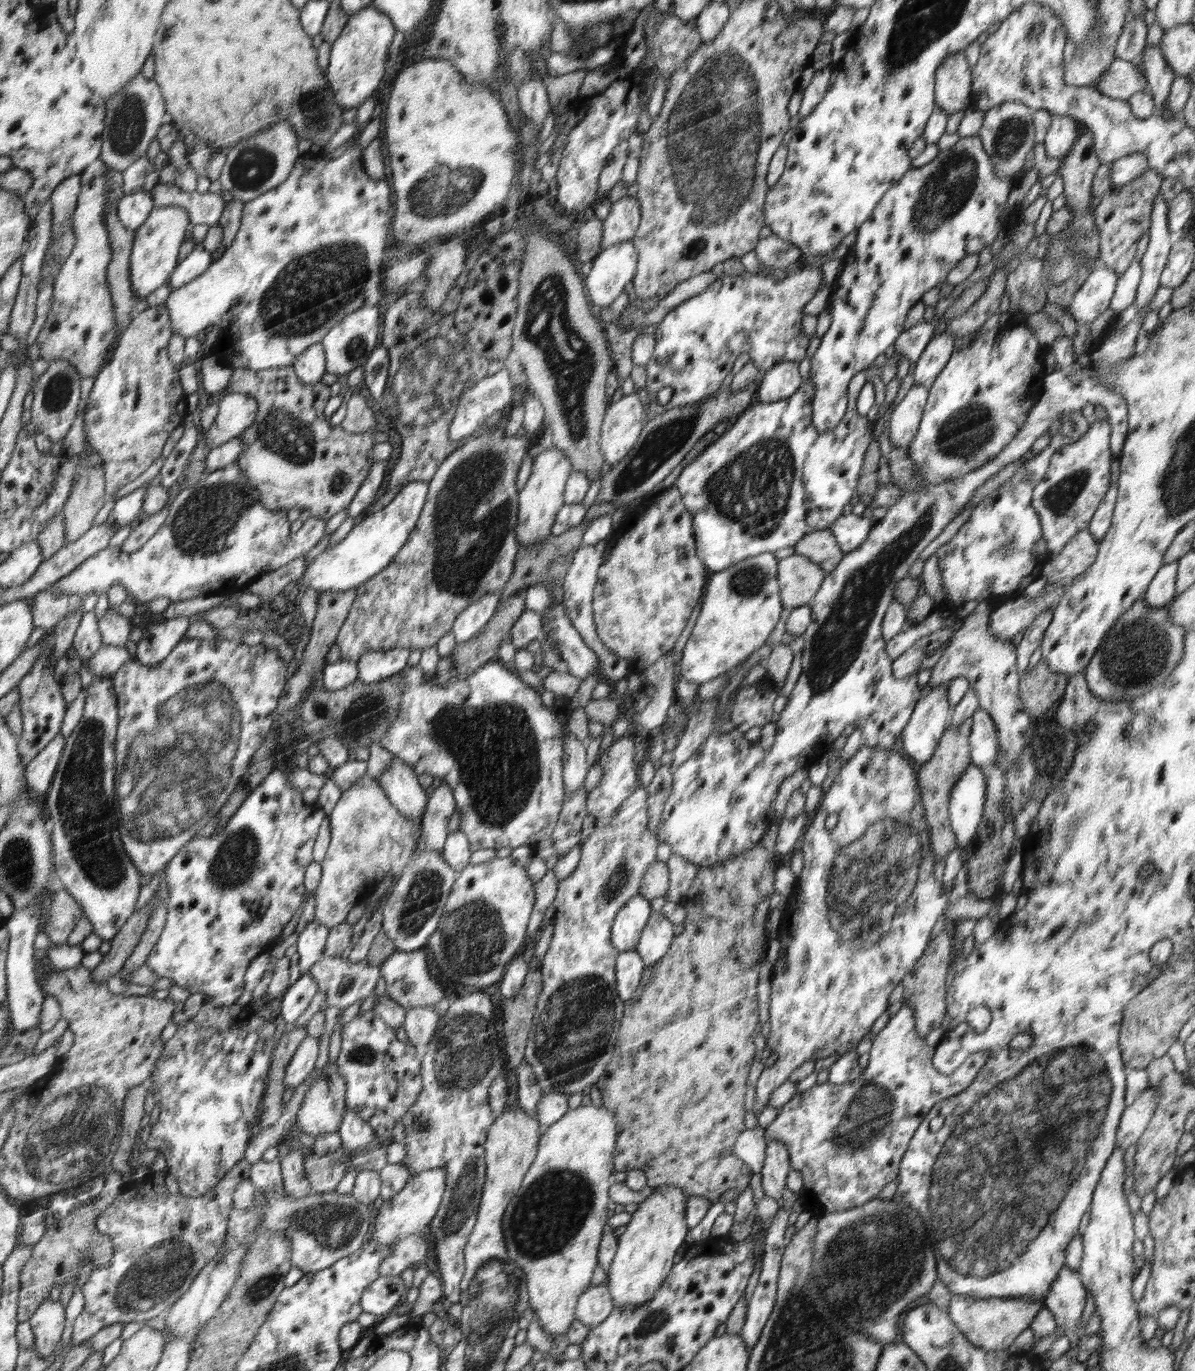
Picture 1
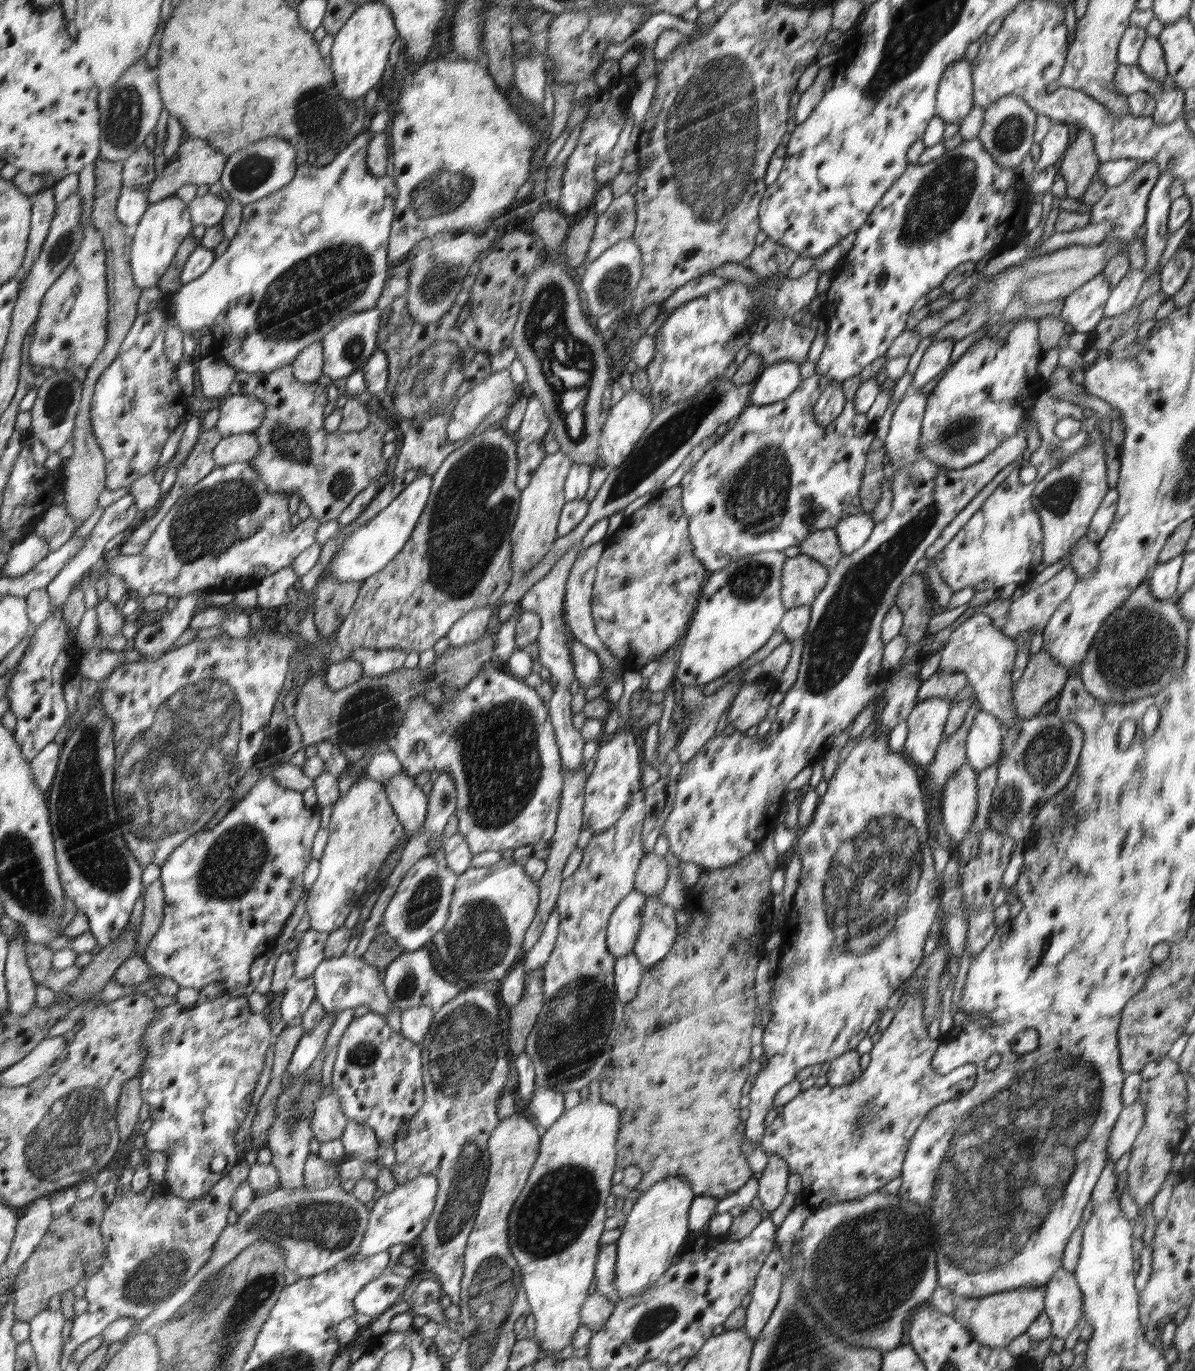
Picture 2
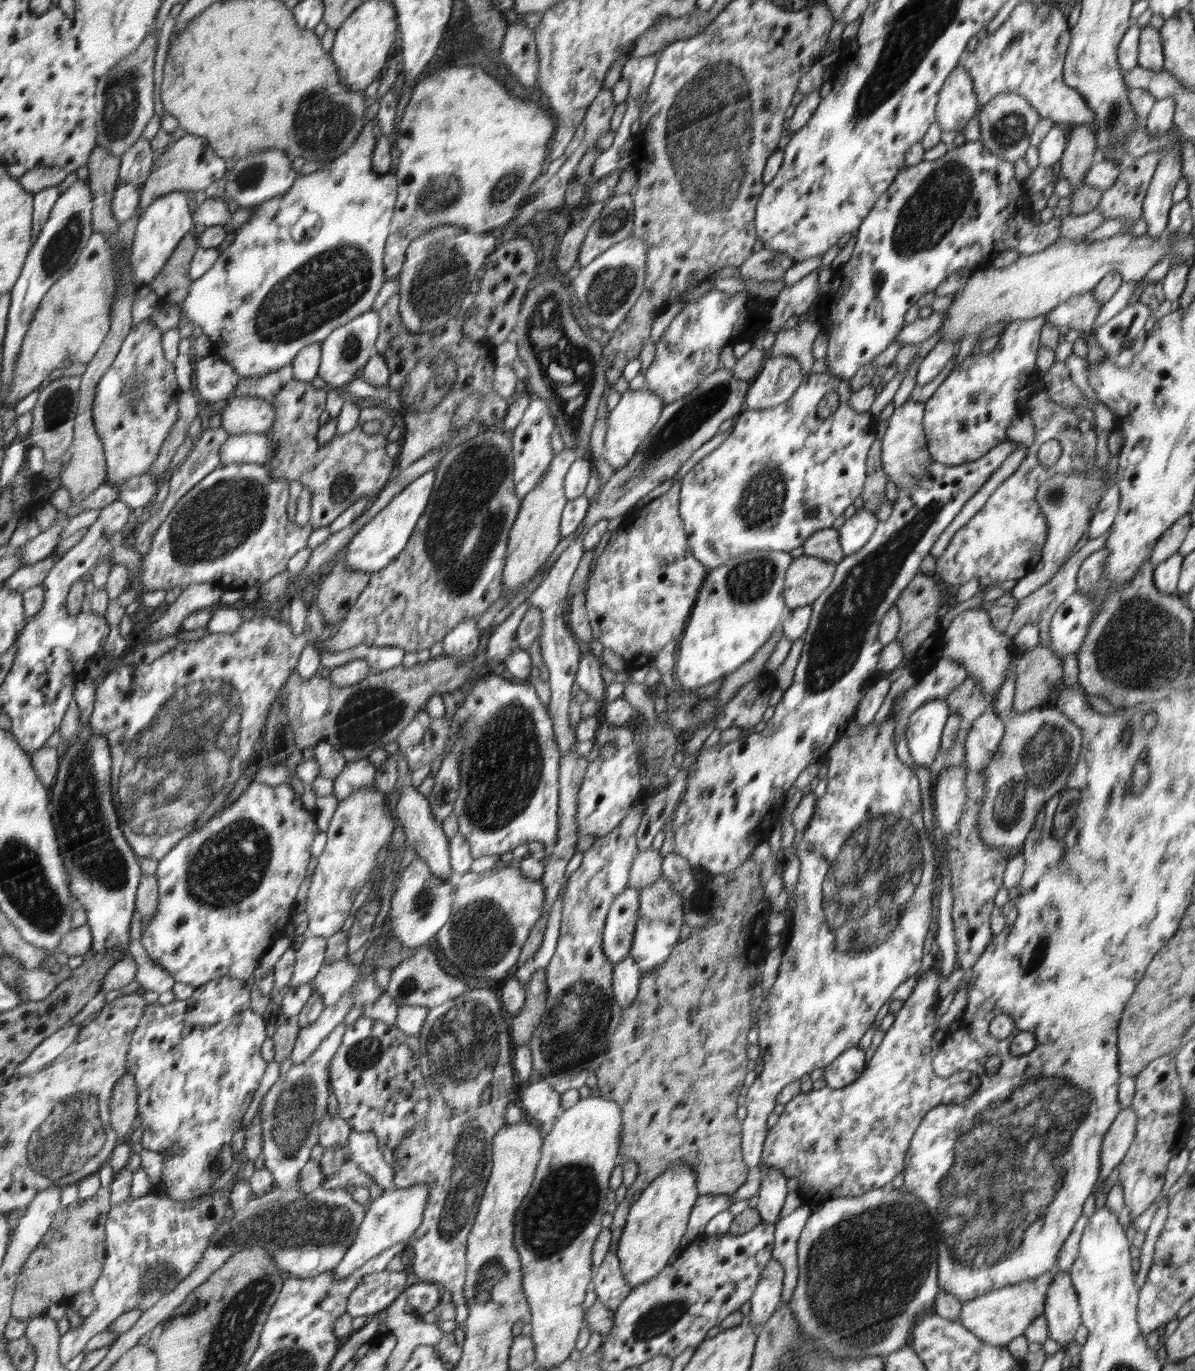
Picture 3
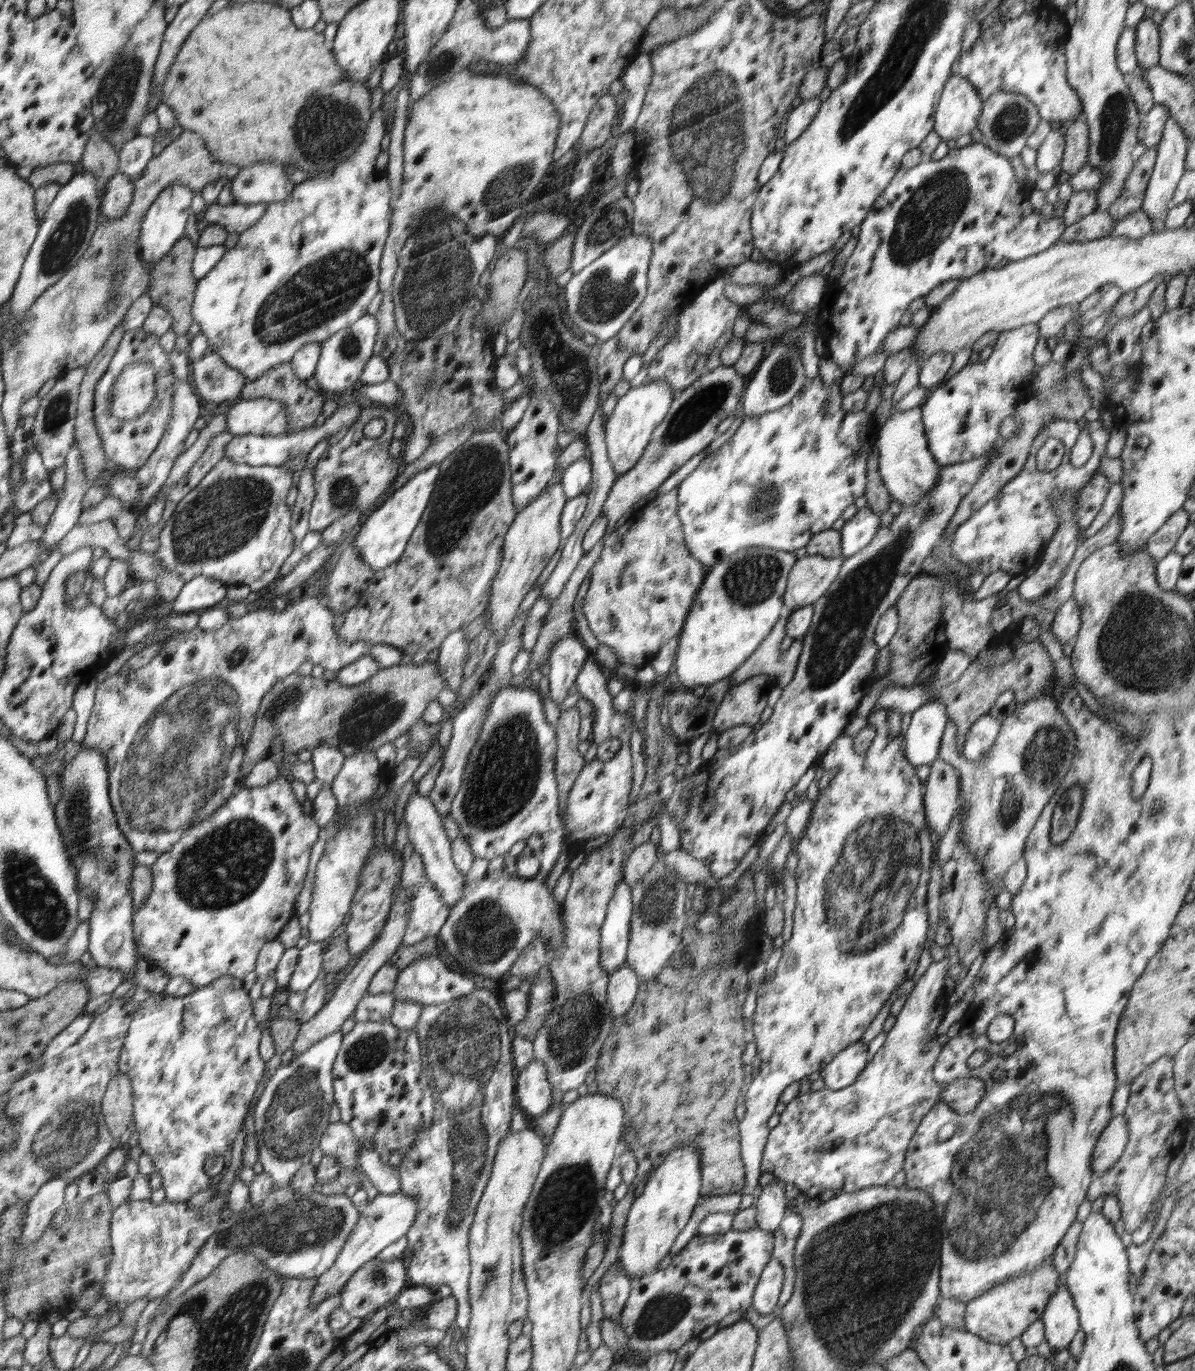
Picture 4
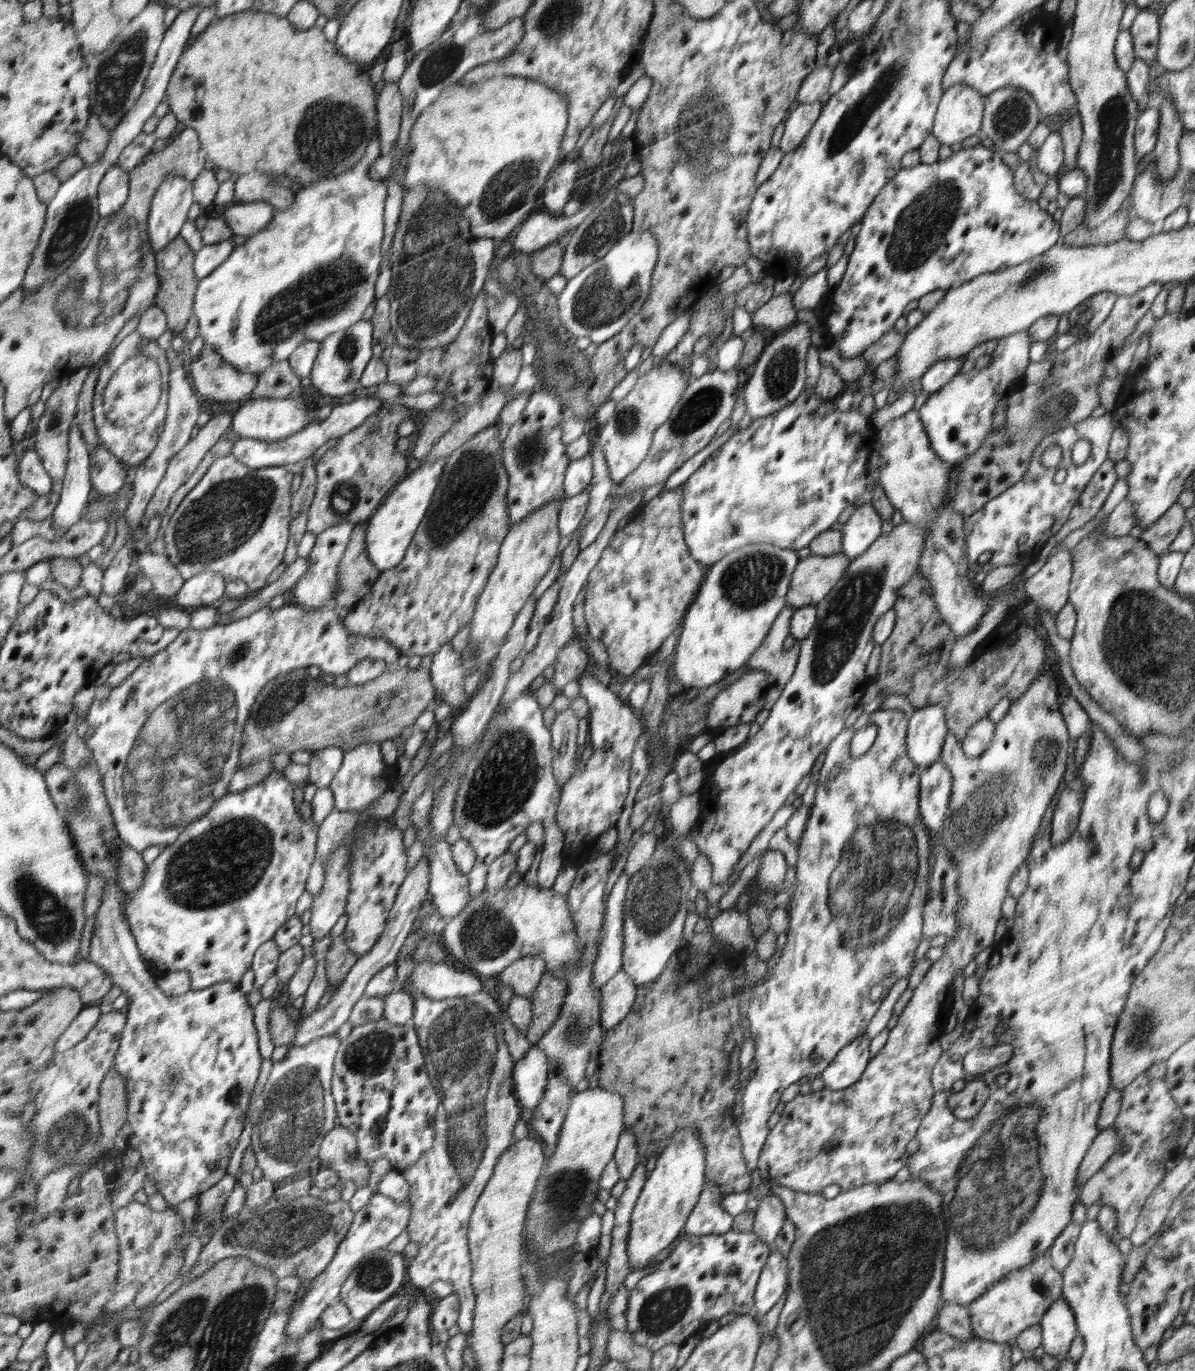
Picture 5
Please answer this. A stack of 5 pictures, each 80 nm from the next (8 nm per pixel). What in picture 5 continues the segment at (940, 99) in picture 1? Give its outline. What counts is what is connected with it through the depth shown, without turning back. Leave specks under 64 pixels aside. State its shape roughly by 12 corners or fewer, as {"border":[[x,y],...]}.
{"border":[[950,87],[938,104],[931,134],[941,145],[980,132],[978,90]]}

